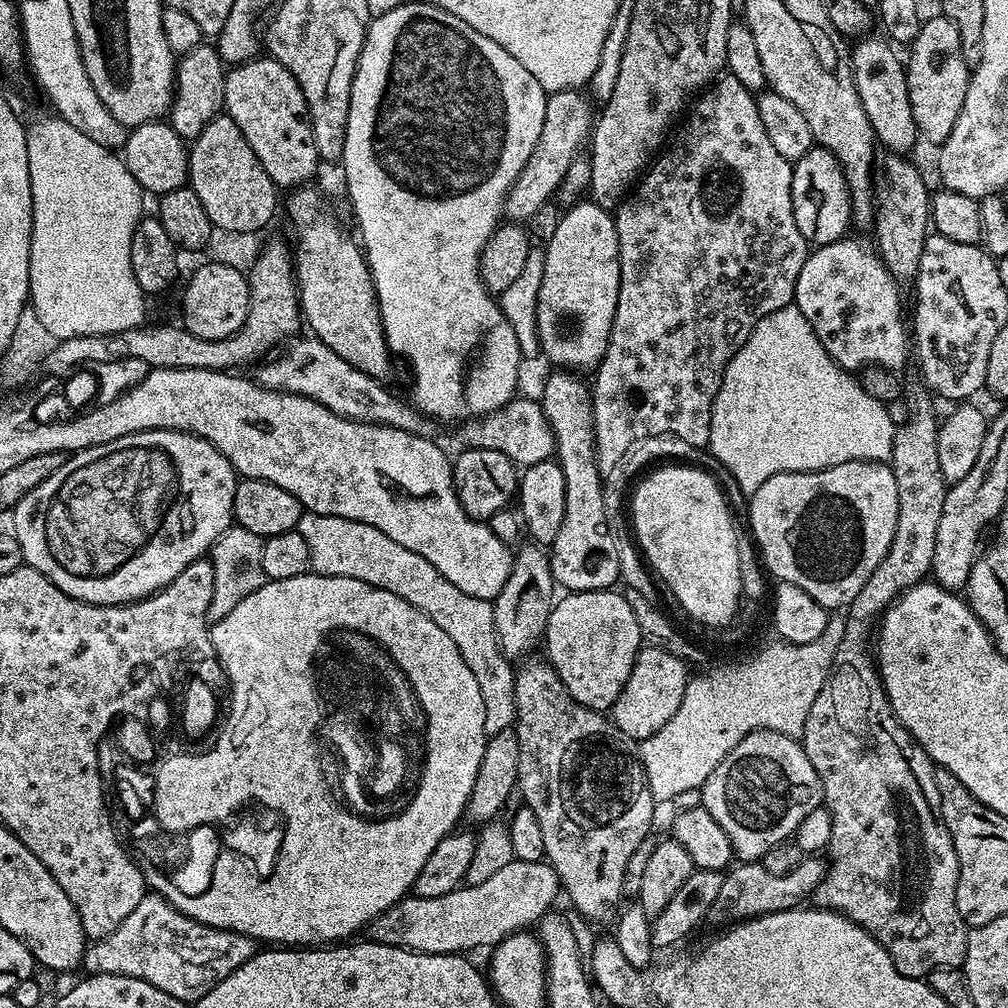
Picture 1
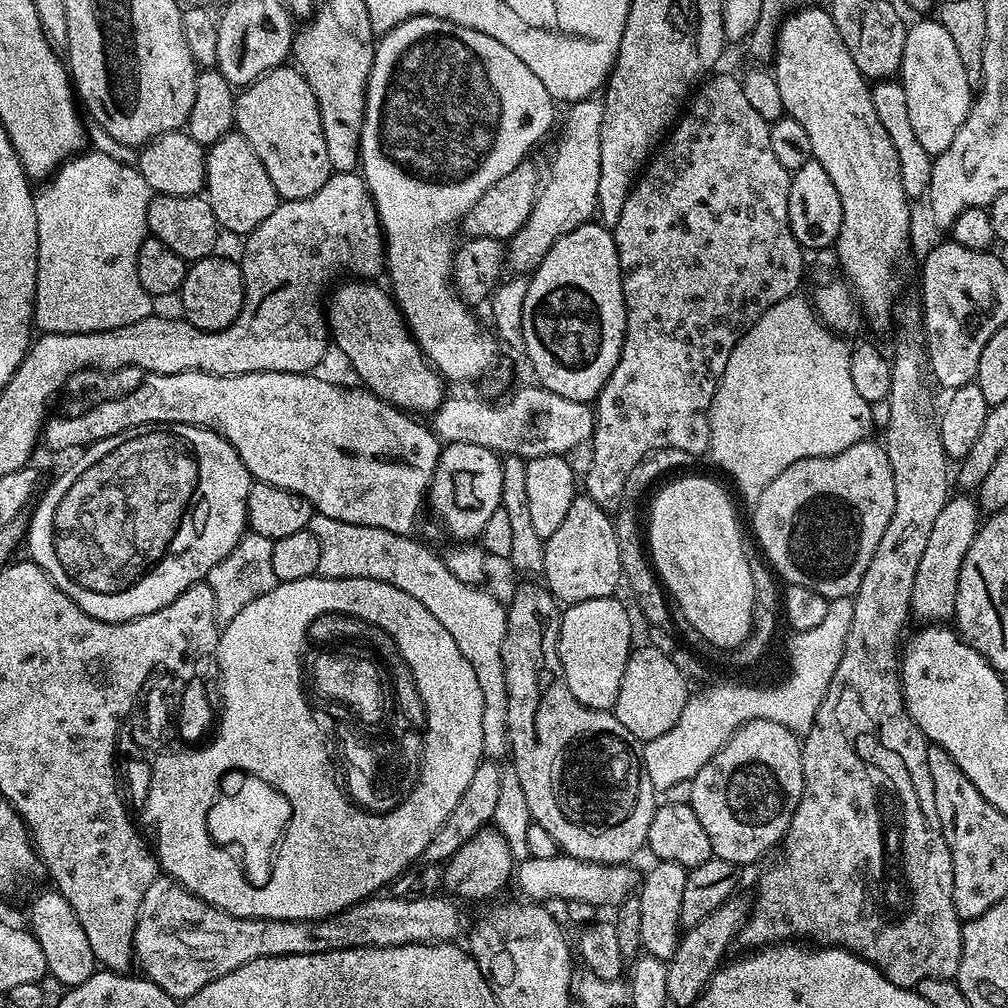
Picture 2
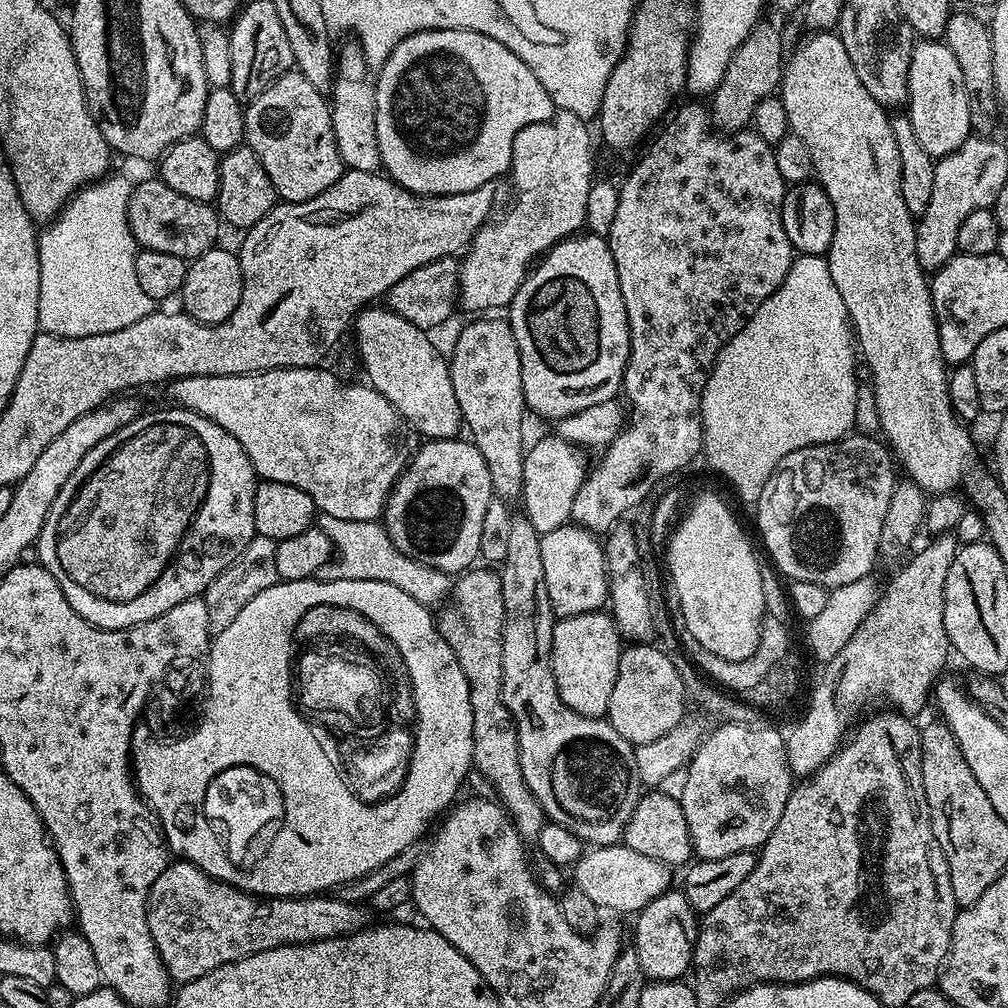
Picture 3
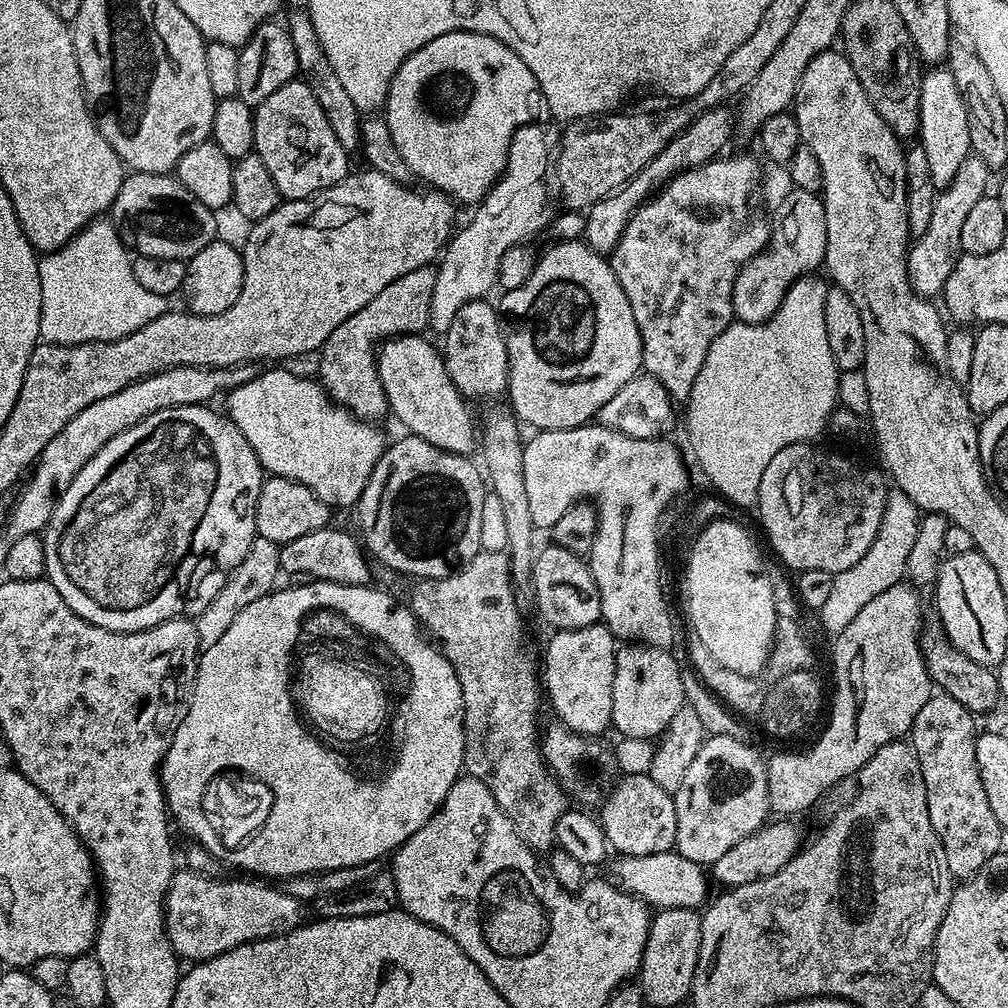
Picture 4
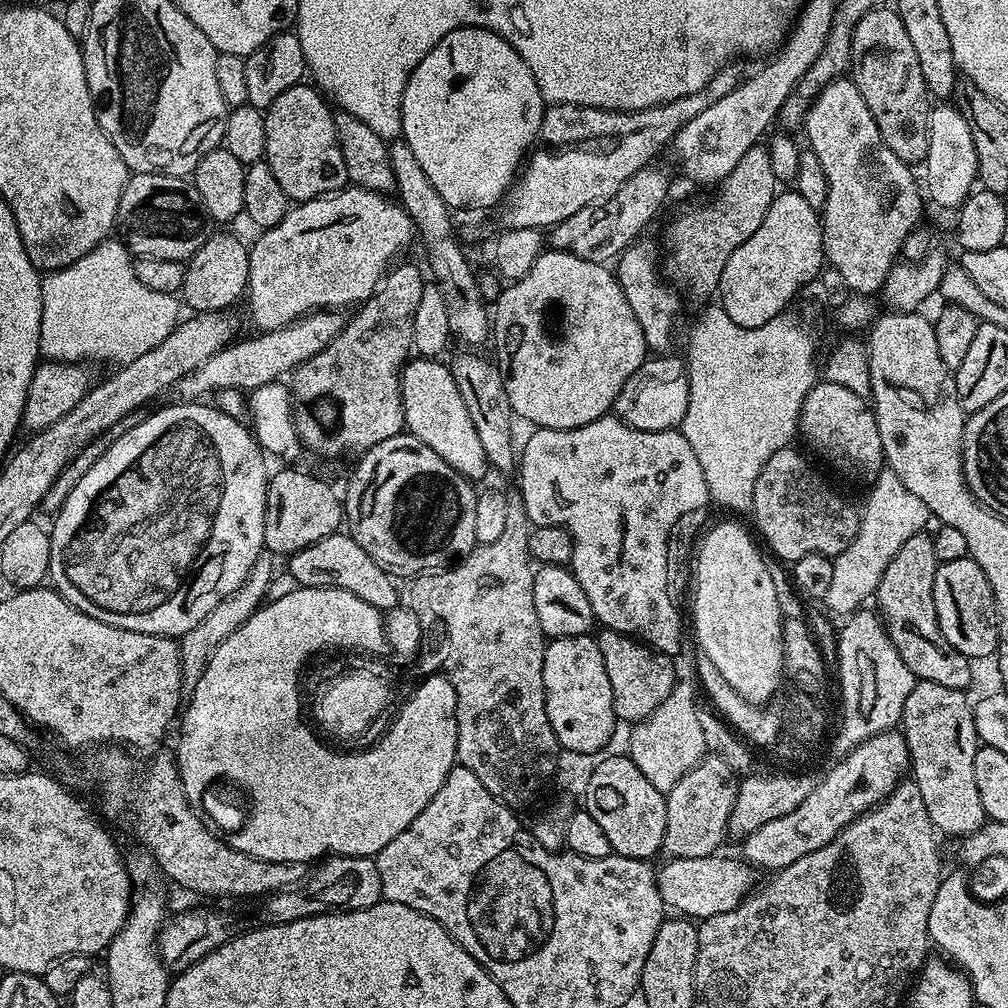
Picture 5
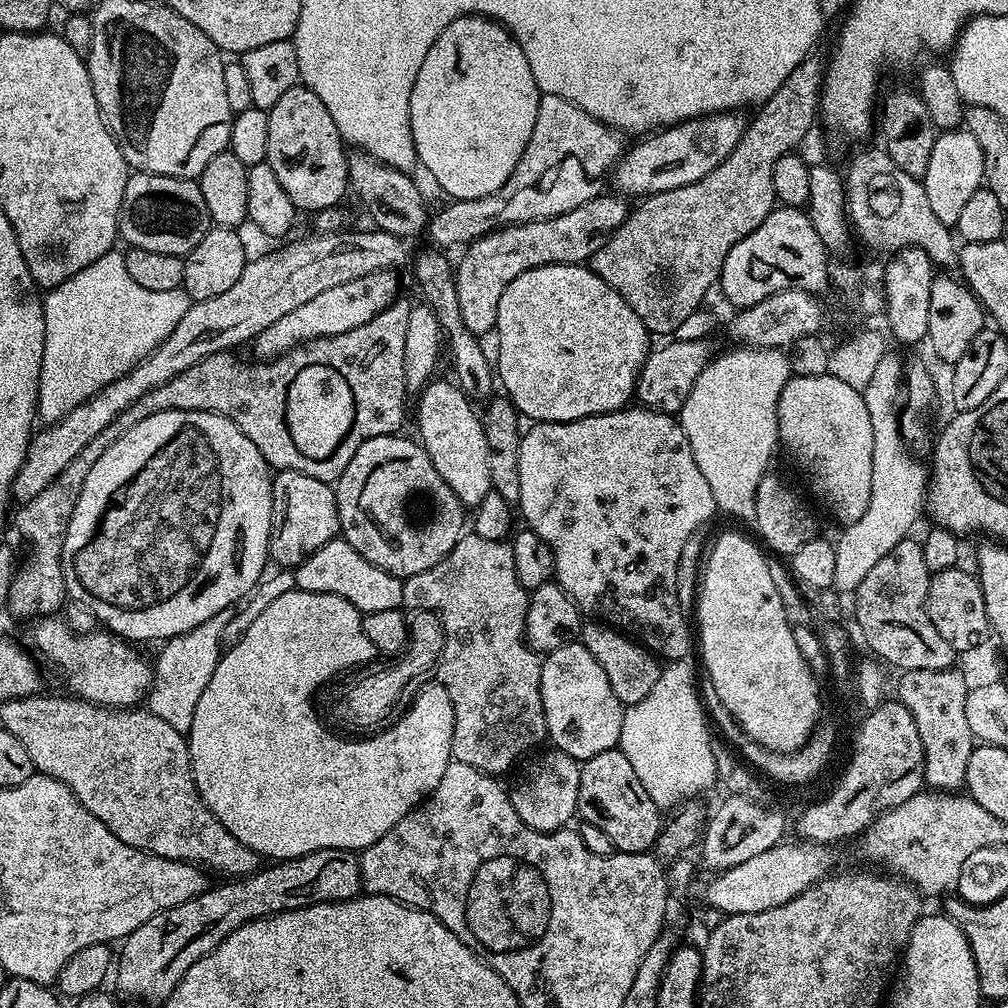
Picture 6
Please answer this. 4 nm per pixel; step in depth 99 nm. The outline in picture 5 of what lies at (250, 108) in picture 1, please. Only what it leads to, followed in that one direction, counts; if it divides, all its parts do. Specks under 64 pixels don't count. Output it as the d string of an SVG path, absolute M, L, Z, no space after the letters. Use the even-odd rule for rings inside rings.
M301 82L278 94L264 112L264 121L266 163L274 170L274 178L278 178L282 190L286 190L289 201L317 200L320 196L339 192L349 183L346 162L342 162L342 150L336 137L333 109L311 83Z

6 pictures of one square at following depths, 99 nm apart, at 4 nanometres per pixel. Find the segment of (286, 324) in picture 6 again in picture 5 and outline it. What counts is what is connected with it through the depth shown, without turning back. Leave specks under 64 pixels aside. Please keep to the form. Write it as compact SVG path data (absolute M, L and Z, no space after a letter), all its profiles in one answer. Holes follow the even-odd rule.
M317 310L308 315L290 322L281 328L275 328L269 332L252 334L246 340L239 339L237 342L226 345L218 354L210 354L202 366L198 366L190 374L186 374L174 385L179 399L184 402L196 402L209 392L215 394L222 390L234 388L239 392L250 394L254 389L267 384L277 383L280 376L287 377L295 373L300 365L305 364L314 354L326 350L330 342L334 342L346 323L345 313L340 310Z

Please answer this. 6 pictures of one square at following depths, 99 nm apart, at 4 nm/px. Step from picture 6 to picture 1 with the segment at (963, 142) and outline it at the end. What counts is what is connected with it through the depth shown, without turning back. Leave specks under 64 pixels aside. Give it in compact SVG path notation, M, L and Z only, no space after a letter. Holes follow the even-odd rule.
M936 14L923 21L918 30L918 34L911 42L910 51L912 53L909 56L906 56L906 71L908 73L908 89L910 90L910 110L914 110L914 122L916 123L916 131L921 137L924 136L929 140L933 146L939 146L944 143L946 138L950 138L950 130L954 130L954 122L958 122L958 114L962 110L962 102L966 102L966 90L968 89L968 82L970 79L970 69L966 58L962 58L962 46L960 45L960 39L958 38L958 26L954 26L952 20L946 19L943 14Z

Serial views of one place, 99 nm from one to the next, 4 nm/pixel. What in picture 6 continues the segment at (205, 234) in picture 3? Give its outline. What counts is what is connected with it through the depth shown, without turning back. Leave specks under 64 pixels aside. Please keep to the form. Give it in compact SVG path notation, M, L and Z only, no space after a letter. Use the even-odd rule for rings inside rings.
M133 171L129 175L126 182L126 190L122 194L122 206L120 207L120 227L118 236L121 241L125 240L125 245L141 248L142 250L158 250L158 254L174 254L175 256L187 256L190 250L194 250L194 246L198 246L198 242L202 242L202 238L206 238L210 221L208 219L208 211L206 210L206 198L202 198L202 190L196 180L179 180L177 176L159 176L153 172L137 172Z

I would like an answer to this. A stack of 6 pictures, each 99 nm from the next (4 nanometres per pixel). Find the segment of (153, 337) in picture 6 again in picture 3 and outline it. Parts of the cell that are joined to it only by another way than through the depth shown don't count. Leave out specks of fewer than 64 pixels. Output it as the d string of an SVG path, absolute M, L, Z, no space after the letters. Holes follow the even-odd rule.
M112 175L84 185L45 227L48 229L39 233L41 333L66 338L106 334L131 326L154 310L154 301L142 291L138 274L134 274L138 245L128 221L134 184L124 176Z

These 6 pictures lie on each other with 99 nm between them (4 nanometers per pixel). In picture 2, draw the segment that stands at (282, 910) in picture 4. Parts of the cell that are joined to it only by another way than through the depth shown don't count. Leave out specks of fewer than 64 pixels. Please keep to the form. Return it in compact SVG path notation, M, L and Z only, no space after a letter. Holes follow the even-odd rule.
M165 874L150 882L142 898L132 943L139 971L177 1002L190 999L202 986L210 986L214 978L222 978L222 974L230 974L230 970L238 970L238 966L254 962L254 958L452 942L460 932L461 905L444 894L413 900L377 894L330 918L255 920L226 914L207 904L195 891L187 892L180 883Z

